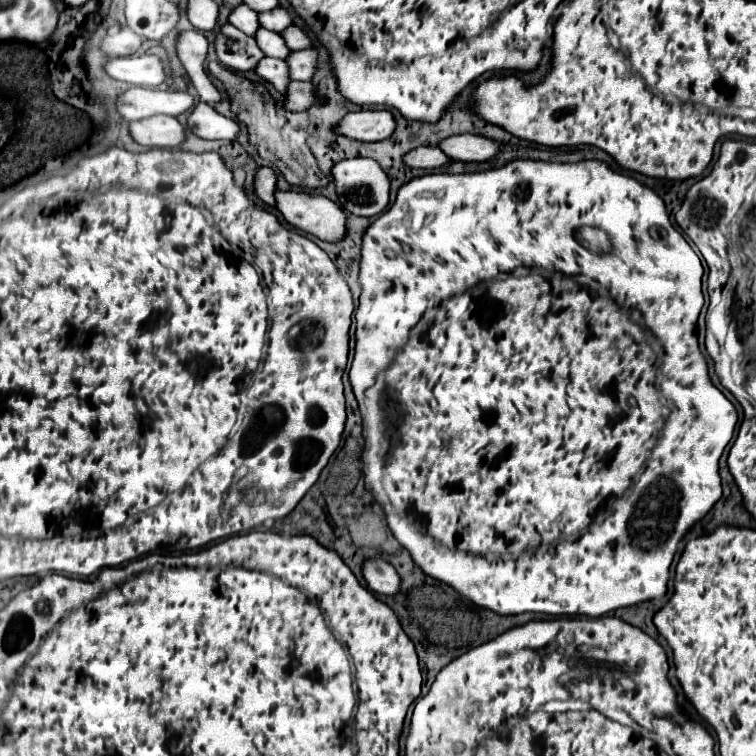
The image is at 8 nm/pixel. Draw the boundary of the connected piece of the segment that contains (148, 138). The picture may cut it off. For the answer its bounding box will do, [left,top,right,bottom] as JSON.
[130,116,186,148]

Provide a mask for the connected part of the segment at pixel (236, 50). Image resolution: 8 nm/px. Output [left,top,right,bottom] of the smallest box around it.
[216,24,264,72]

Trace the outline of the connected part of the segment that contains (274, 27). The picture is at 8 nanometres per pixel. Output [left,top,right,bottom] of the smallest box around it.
[260,8,292,32]

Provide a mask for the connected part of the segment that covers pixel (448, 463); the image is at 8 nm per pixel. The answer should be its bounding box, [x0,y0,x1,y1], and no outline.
[348,160,738,618]

